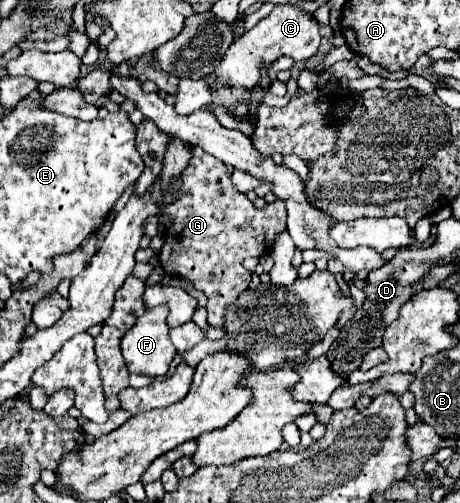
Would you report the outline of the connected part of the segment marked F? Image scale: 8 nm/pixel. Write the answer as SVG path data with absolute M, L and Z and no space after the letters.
M165 305L147 309L145 315L141 315L137 319L137 323L121 339L121 351L123 351L123 357L125 357L127 369L131 373L145 373L145 375L153 375L153 377L167 373L169 363L173 361L173 357L177 353L177 349L173 347L171 337L169 337L167 315L169 315L169 307L165 307Z

